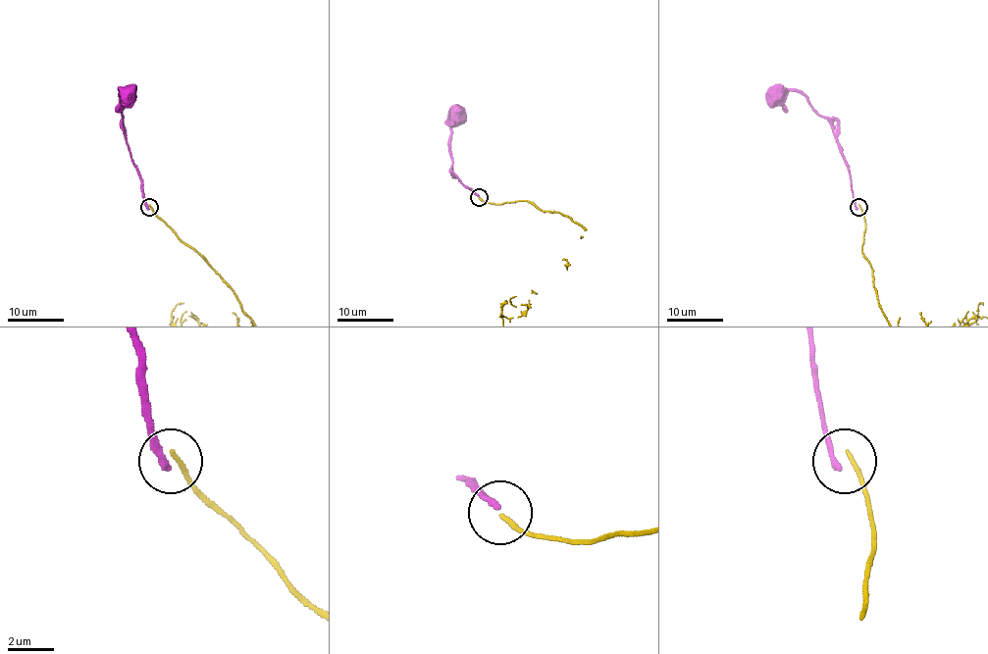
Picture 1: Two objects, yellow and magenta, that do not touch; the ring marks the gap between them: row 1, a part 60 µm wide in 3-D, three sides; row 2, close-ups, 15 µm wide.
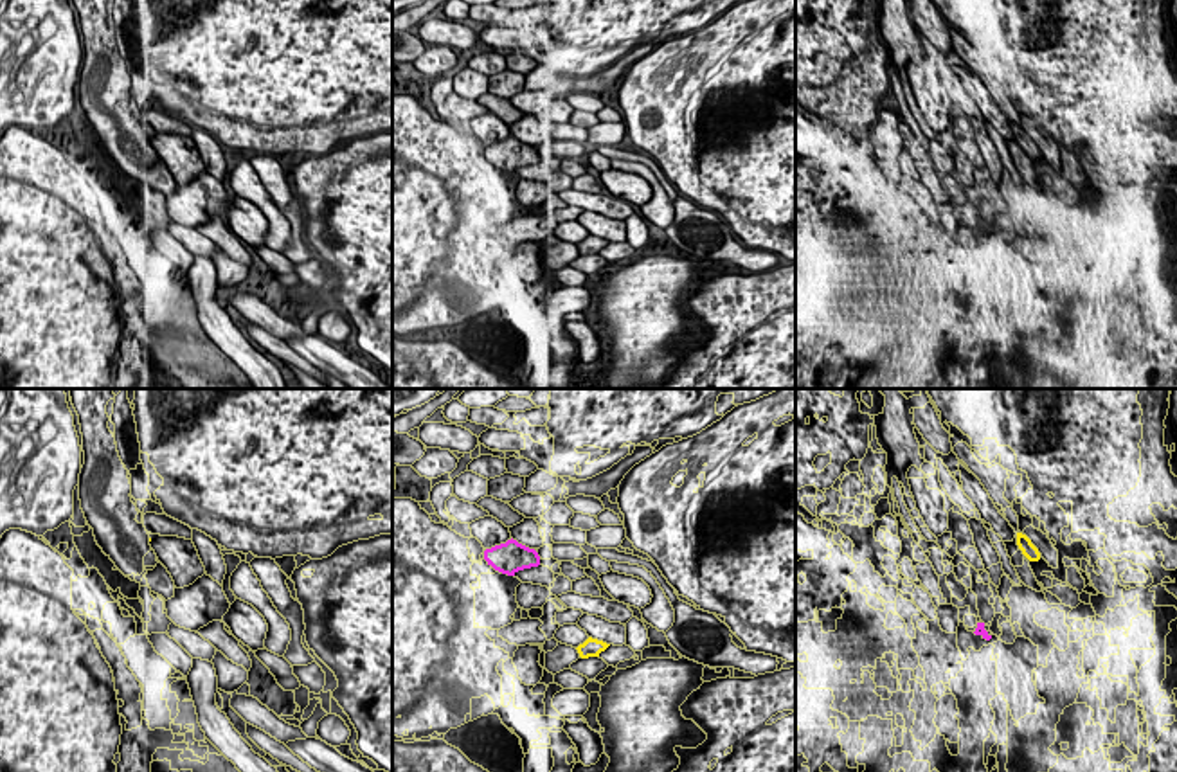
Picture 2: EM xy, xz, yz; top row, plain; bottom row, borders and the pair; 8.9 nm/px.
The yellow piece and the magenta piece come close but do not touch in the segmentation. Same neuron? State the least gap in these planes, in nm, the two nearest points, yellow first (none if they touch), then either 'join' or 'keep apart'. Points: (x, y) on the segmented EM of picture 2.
700 nm | yz (1030, 560), (983, 623) | keep apart

